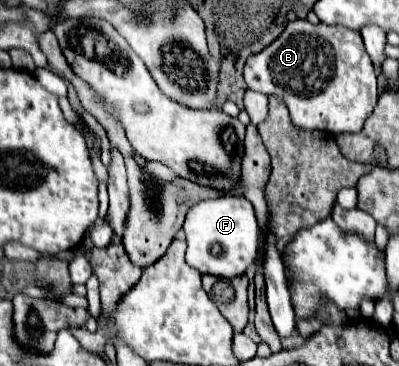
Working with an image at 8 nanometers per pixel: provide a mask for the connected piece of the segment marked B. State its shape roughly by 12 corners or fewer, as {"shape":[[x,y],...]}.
{"shape":[[287,23],[245,63],[291,123],[361,131],[377,73],[359,31]]}

